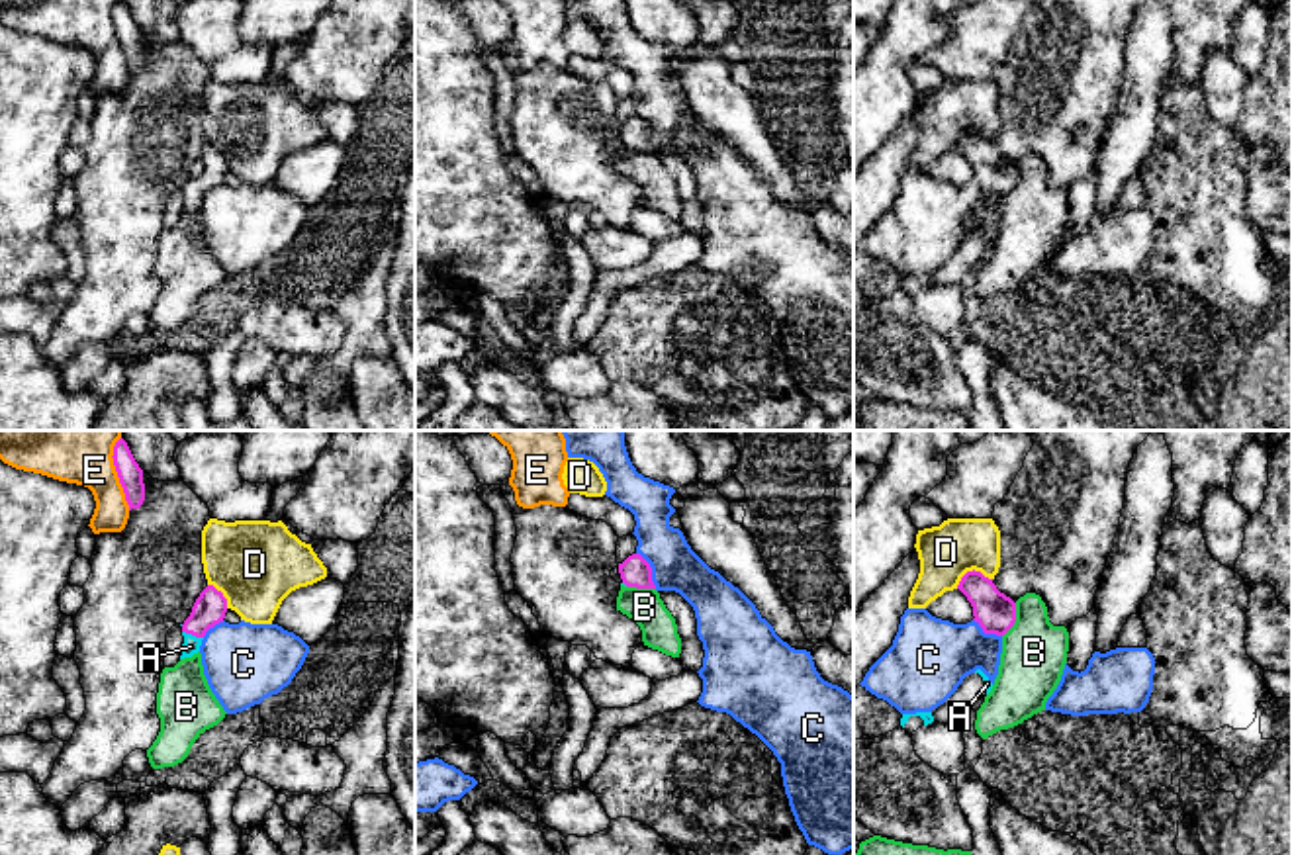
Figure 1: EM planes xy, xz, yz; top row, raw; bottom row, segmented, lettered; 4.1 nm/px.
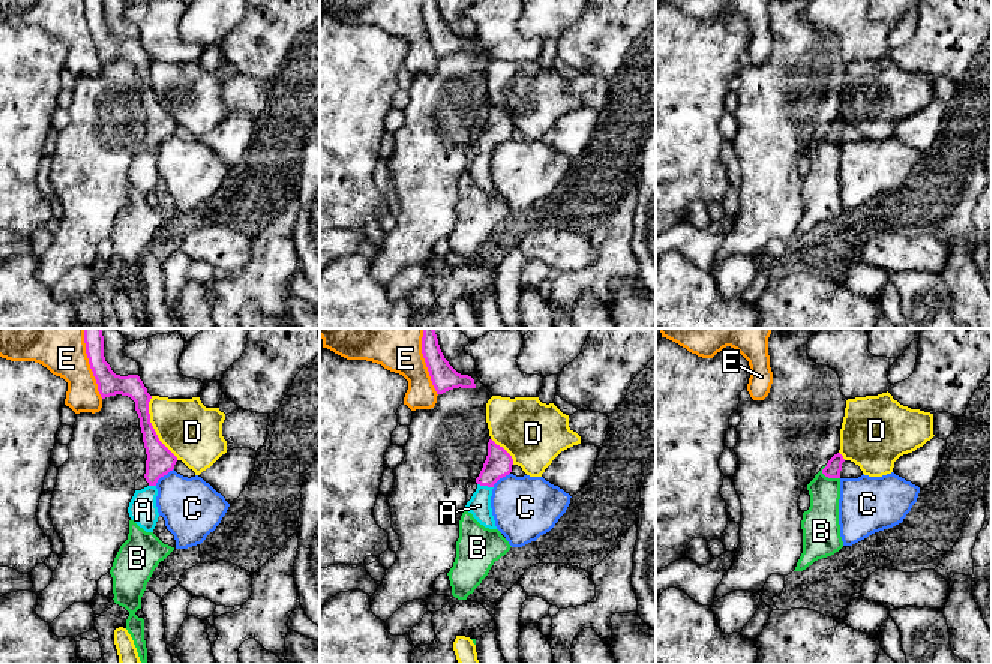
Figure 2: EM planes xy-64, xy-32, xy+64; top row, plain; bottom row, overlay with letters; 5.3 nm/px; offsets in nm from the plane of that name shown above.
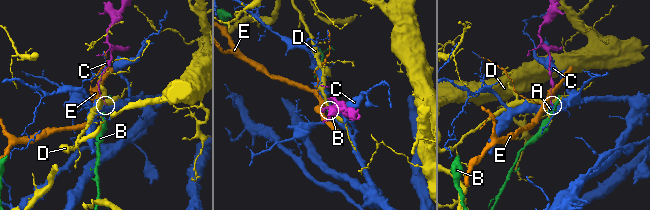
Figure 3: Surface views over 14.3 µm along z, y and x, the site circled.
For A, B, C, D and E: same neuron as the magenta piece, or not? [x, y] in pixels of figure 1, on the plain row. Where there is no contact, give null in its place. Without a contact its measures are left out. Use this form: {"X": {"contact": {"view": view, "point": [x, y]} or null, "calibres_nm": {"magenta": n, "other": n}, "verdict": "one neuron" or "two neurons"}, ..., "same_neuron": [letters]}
{"A": {"contact": {"view": "xy", "point": [192, 196]}, "calibres_nm": {"magenta": 140, "other": 70}, "verdict": "one neuron"}, "B": {"contact": {"view": "yz", "point": [1015, 182]}, "calibres_nm": {"magenta": 160, "other": 280}, "verdict": "two neurons"}, "C": {"contact": {"view": "xz", "point": [650, 132]}, "calibres_nm": {"magenta": 130, "other": 190}, "verdict": "two neurons"}, "D": {"contact": {"view": "yz", "point": [973, 132]}, "calibres_nm": {"magenta": 160, "other": 240}, "verdict": "two neurons"}, "E": {"contact": {"view": "xy", "point": [118, 36]}, "calibres_nm": {"magenta": 100, "other": 200}, "verdict": "two neurons"}, "same_neuron": ["A"]}

